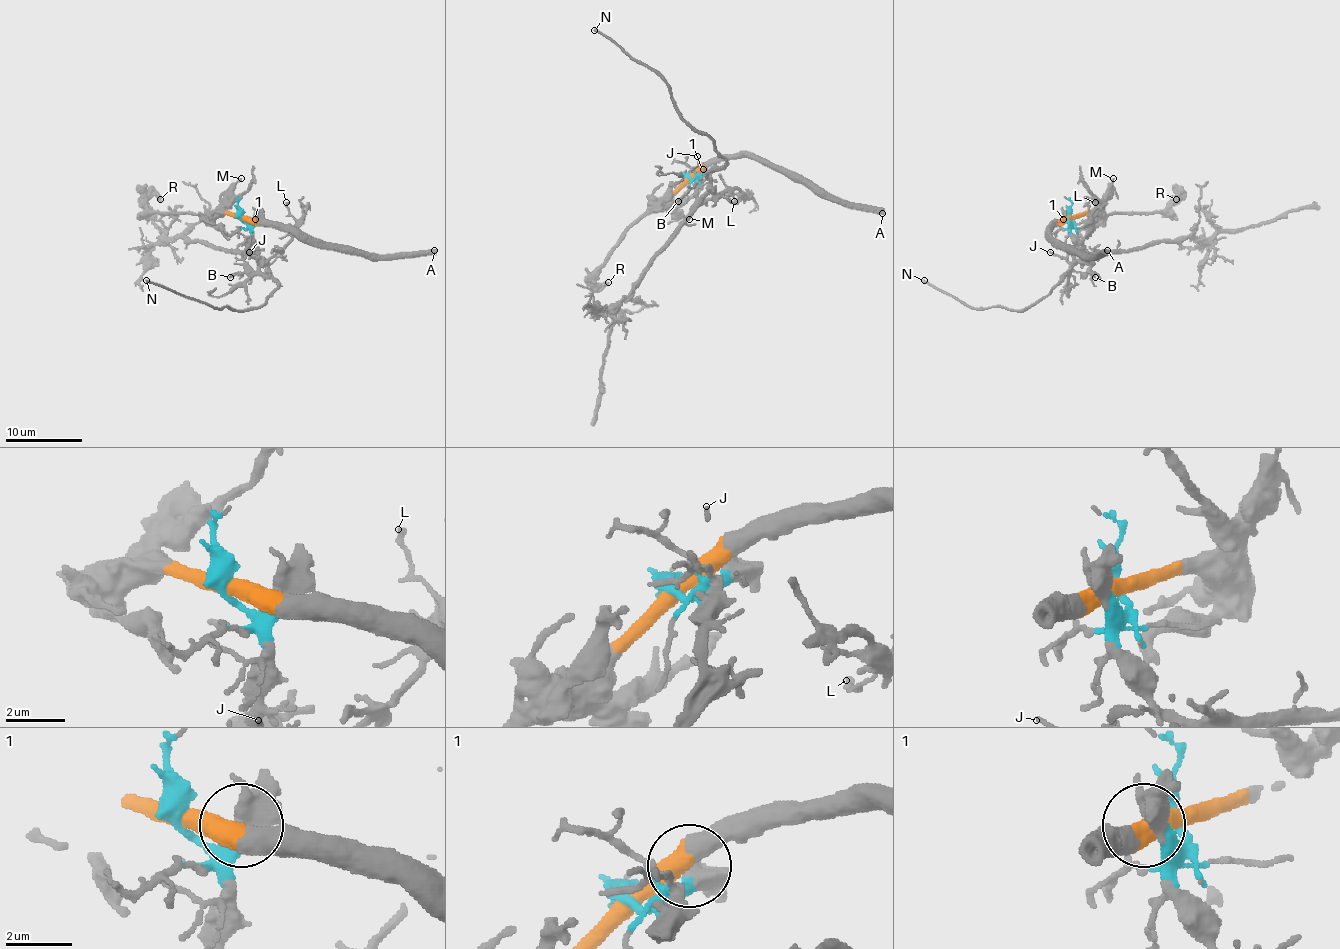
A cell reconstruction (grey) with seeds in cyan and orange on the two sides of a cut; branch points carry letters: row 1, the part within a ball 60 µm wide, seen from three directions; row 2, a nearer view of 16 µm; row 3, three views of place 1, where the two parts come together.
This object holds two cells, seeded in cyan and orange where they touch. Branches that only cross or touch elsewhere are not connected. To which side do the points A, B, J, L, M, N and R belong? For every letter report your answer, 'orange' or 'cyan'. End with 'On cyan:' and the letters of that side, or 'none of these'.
A: orange
B: cyan
J: cyan
L: cyan
M: orange
N: cyan
R: orange
On cyan: B, J, L, N

